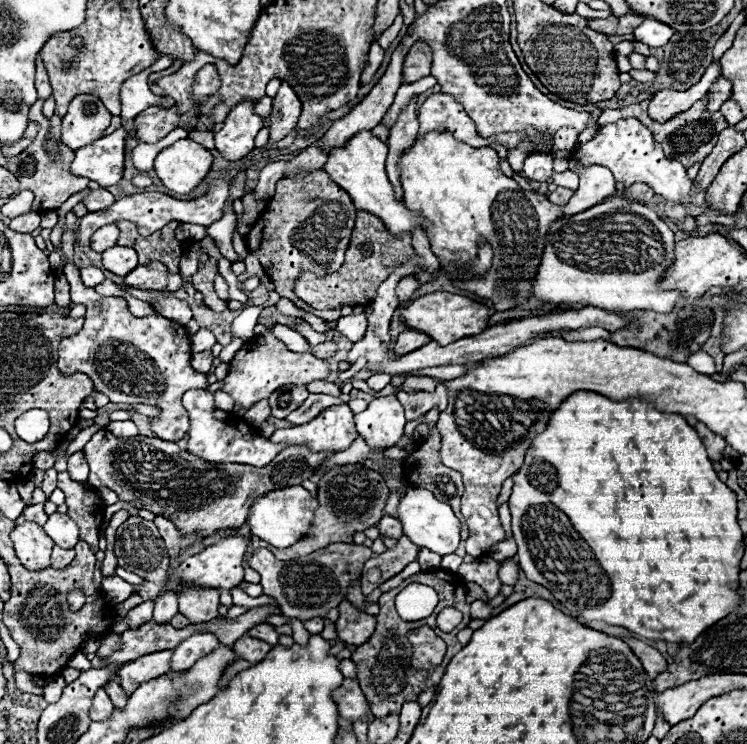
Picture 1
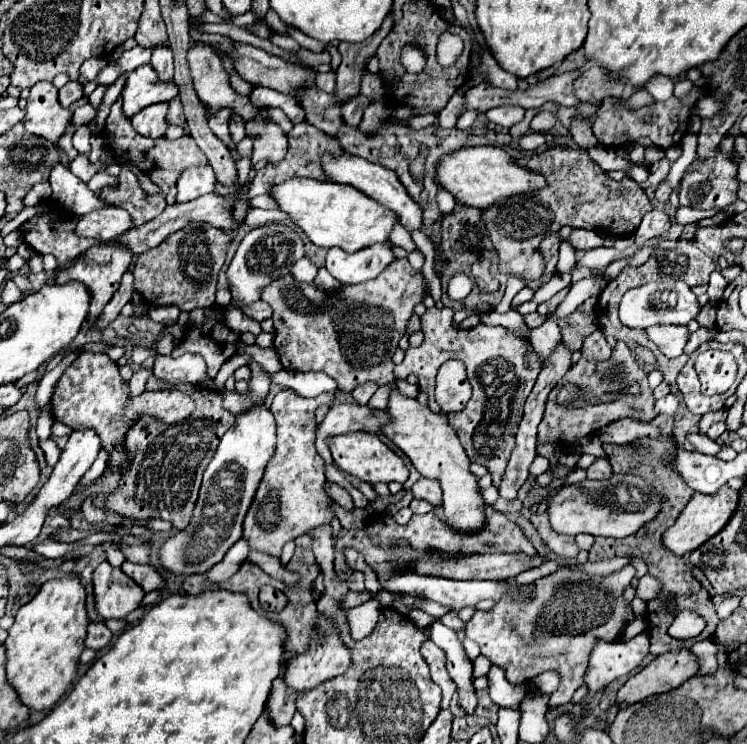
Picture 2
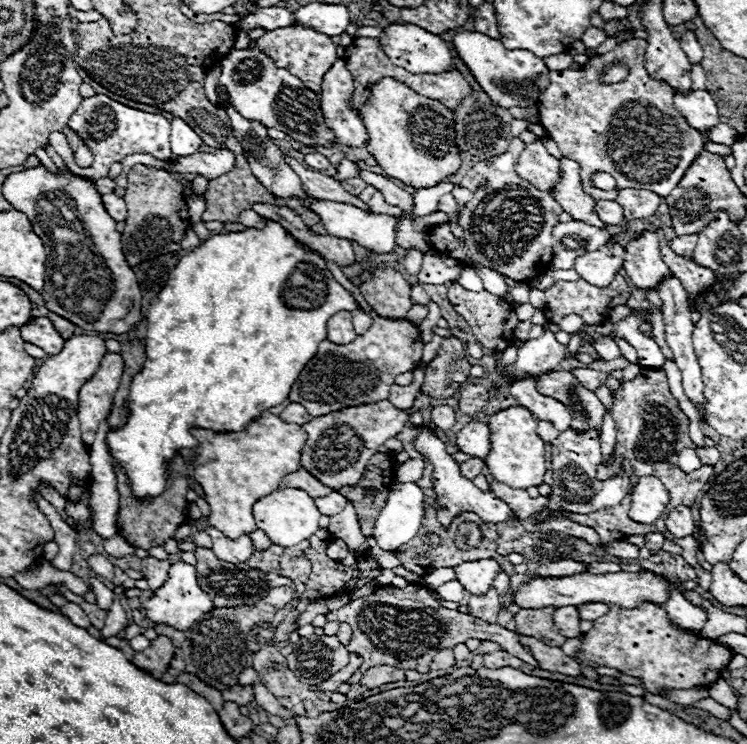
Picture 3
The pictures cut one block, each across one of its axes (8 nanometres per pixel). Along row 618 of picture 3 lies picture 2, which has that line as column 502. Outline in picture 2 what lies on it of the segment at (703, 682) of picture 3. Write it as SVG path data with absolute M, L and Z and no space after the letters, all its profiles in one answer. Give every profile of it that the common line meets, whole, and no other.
M624 566L620 572L610 576L592 576L588 572L560 568L554 574L548 574L534 582L534 594L530 600L512 600L504 596L492 610L476 612L470 622L466 622L466 636L478 642L482 654L496 666L506 672L510 684L524 684L546 670L556 670L560 674L560 686L550 694L548 708L564 706L572 694L582 686L584 672L588 668L590 652L596 640L616 642L622 636L622 630L628 624L628 602L624 600L624 588L632 584L634 566Z

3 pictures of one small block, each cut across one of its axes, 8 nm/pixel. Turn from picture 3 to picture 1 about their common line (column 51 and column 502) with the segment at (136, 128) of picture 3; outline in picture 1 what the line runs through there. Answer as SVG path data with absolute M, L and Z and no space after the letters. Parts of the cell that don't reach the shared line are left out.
M444 92L428 96L428 100L420 106L418 120L420 120L420 134L444 128L450 130L456 140L466 142L468 146L474 148L486 146L490 142L500 142L502 146L508 148L518 142L518 134L498 134L492 138L480 138L474 128L474 122L468 118L462 106Z

